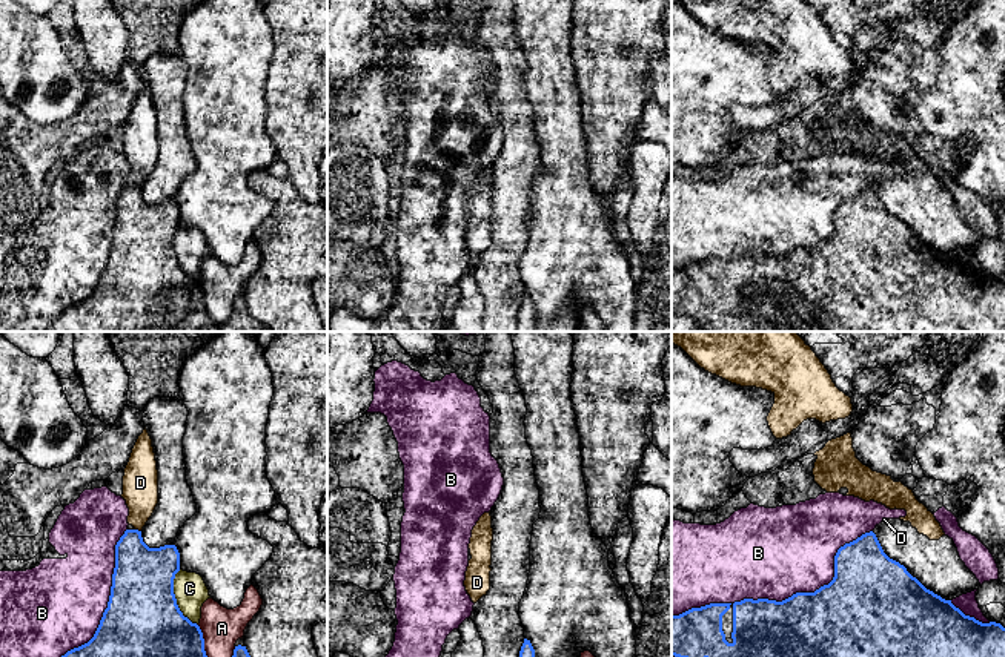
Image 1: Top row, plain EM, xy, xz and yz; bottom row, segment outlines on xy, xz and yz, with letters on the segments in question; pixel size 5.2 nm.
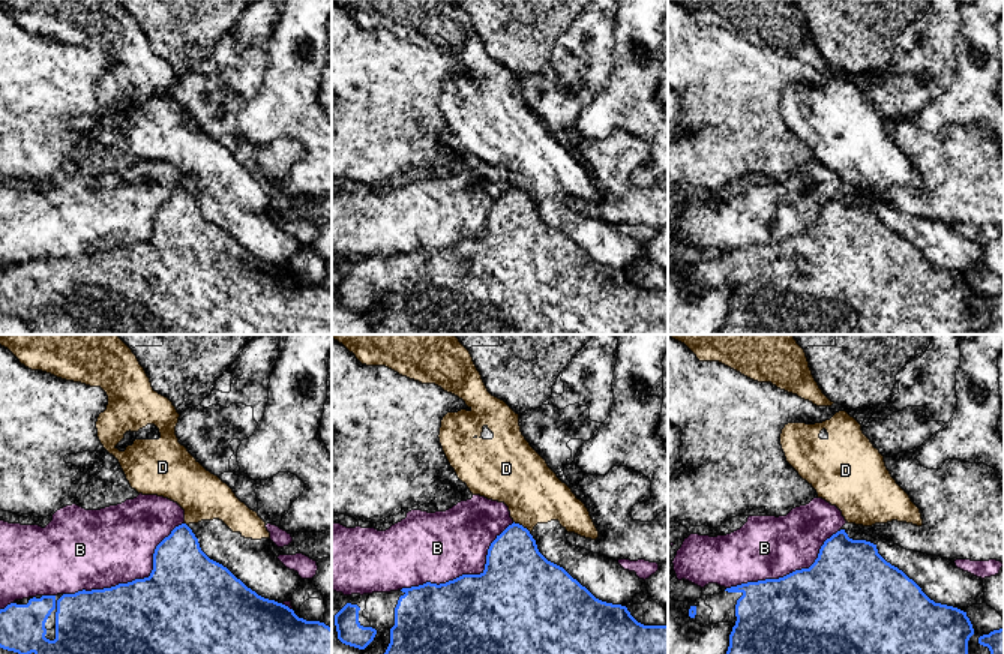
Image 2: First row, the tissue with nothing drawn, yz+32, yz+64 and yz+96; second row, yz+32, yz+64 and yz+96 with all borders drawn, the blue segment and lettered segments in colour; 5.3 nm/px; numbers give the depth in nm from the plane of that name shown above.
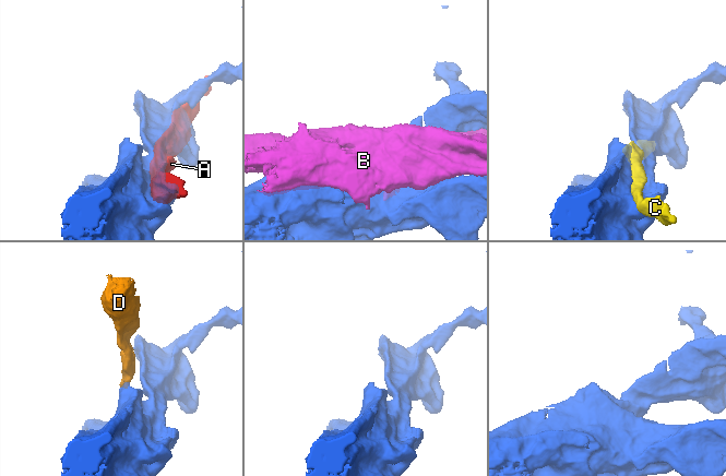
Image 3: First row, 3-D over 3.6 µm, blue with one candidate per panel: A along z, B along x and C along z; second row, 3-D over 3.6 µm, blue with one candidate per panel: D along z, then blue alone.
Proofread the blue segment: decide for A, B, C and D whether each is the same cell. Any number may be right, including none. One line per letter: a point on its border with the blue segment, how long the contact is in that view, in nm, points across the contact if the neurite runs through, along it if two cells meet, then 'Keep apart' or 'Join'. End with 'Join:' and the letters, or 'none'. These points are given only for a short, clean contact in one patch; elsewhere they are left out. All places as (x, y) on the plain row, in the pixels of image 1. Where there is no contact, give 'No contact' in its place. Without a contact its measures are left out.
A: Touches blue at xy (205, 307). Shared border 280 nm. Keep apart
B: Touches blue at yz (815, 247). Shared border 800 nm. Keep apart
C: Touches blue at xy (175, 255). Shared border 320 nm. Keep apart
D: Touches blue at xy (137, 186). Shared border 40 nm. Boundary: xy (135, 184), (140, 188). Keep apart
Join: none

